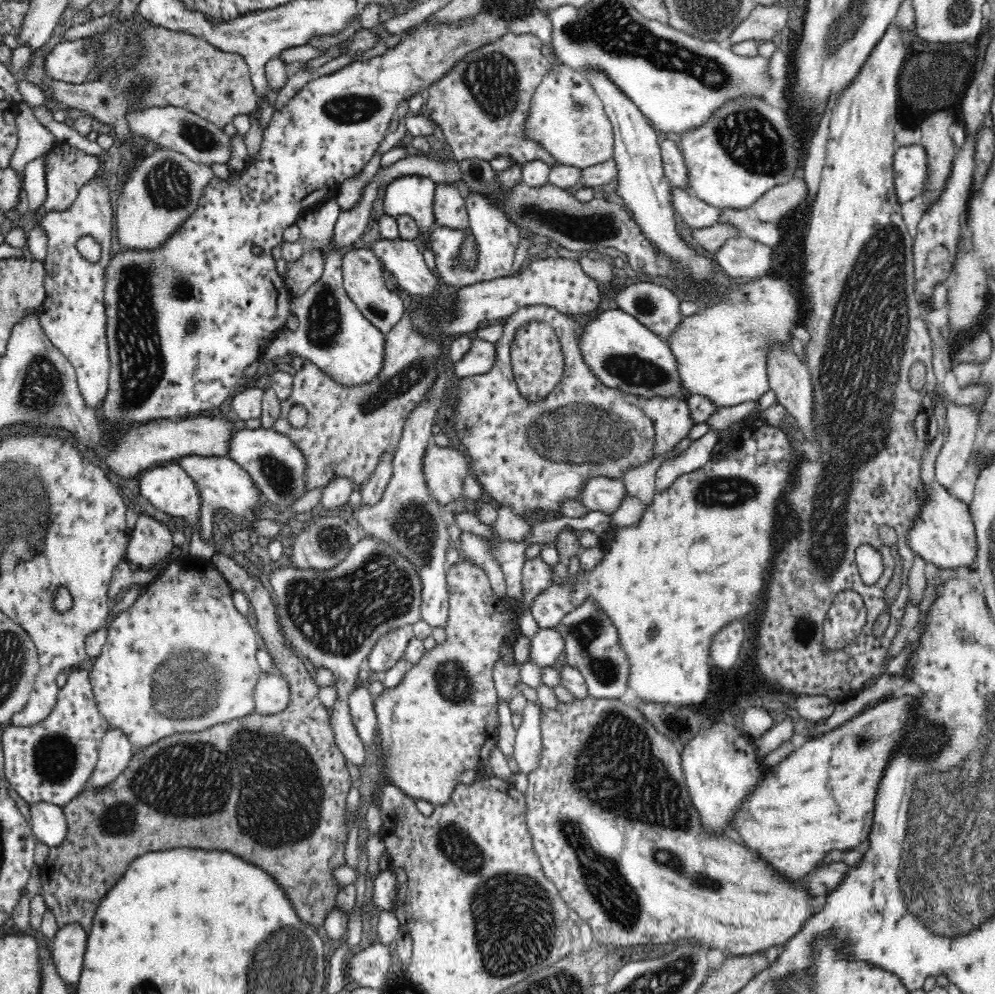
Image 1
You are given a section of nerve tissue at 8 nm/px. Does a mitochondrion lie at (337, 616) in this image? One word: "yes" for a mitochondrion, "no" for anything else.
yes

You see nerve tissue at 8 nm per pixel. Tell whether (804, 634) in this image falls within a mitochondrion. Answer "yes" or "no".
yes

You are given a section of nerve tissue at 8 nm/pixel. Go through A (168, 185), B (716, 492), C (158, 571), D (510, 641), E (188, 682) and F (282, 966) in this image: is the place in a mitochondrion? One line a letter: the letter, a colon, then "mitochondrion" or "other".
A: mitochondrion
B: mitochondrion
C: other
D: other
E: mitochondrion
F: mitochondrion

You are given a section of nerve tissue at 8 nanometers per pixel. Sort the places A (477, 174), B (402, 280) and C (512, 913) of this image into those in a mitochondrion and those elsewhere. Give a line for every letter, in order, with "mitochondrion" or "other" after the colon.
A: mitochondrion
B: other
C: mitochondrion

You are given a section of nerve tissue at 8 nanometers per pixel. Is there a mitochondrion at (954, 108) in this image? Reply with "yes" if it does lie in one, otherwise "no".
no

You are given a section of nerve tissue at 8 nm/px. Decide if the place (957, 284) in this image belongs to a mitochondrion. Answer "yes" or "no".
no

